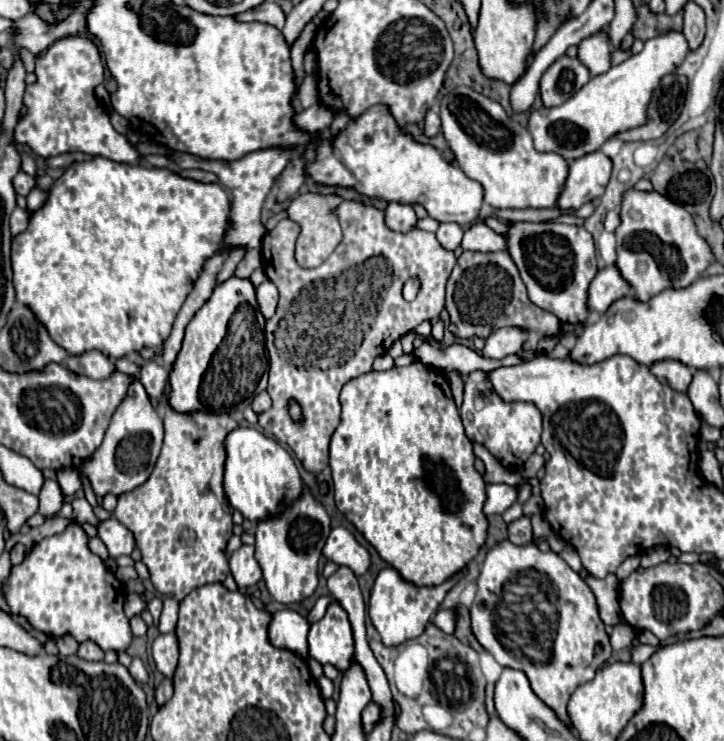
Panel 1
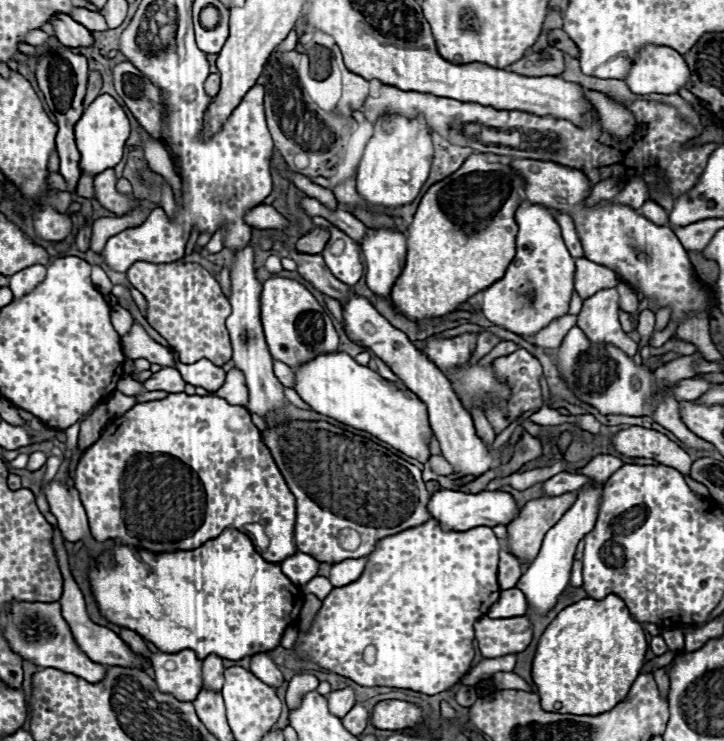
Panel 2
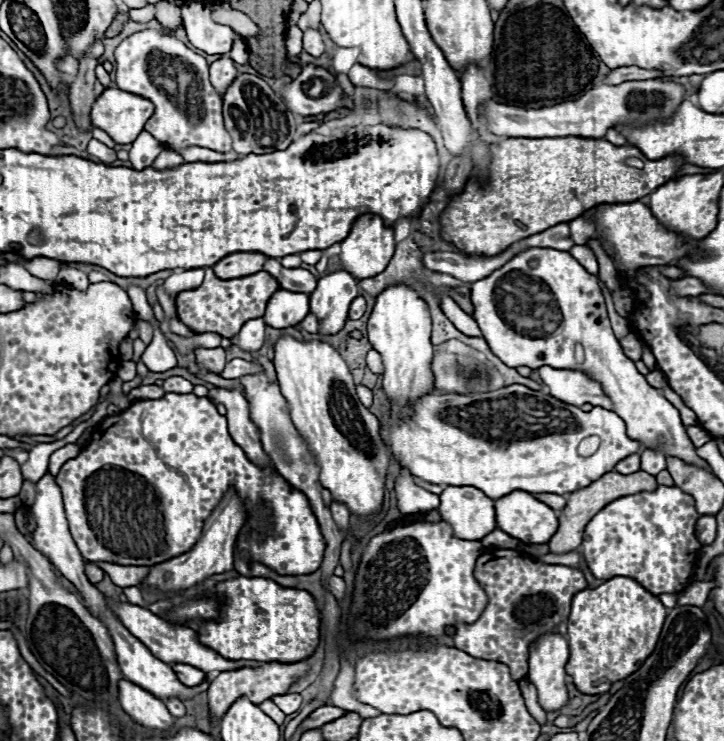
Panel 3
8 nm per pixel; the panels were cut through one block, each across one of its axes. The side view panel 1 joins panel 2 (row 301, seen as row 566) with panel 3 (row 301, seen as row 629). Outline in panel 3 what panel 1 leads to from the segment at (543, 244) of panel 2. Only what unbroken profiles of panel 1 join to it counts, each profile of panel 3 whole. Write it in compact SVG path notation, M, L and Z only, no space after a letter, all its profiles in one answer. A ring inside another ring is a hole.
M552 248L522 250L490 276L472 282L470 298L474 304L474 320L492 352L506 366L552 366L558 370L570 368L590 374L614 402L614 412L626 422L632 440L708 470L706 462L696 456L678 410L660 390L652 388L636 370L634 362L624 356L622 346L610 328L598 278L586 272L568 252ZM660 436L664 436L664 446L658 446Z

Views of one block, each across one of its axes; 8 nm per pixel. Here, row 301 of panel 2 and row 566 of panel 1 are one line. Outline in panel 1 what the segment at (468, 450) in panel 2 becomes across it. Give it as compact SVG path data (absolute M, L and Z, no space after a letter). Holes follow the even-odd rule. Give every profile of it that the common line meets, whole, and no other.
M342 526L332 528L330 536L326 538L326 544L322 548L322 554L340 566L352 568L356 574L364 574L370 566L370 556L366 548L362 548L356 538Z

